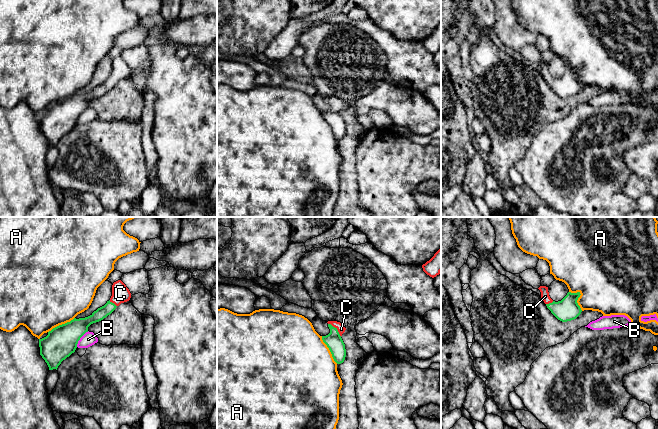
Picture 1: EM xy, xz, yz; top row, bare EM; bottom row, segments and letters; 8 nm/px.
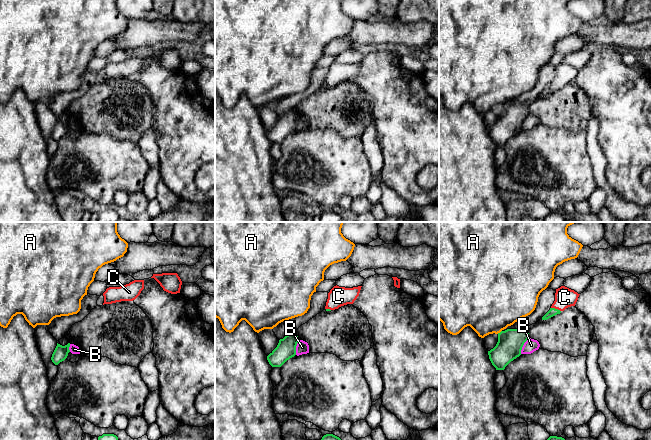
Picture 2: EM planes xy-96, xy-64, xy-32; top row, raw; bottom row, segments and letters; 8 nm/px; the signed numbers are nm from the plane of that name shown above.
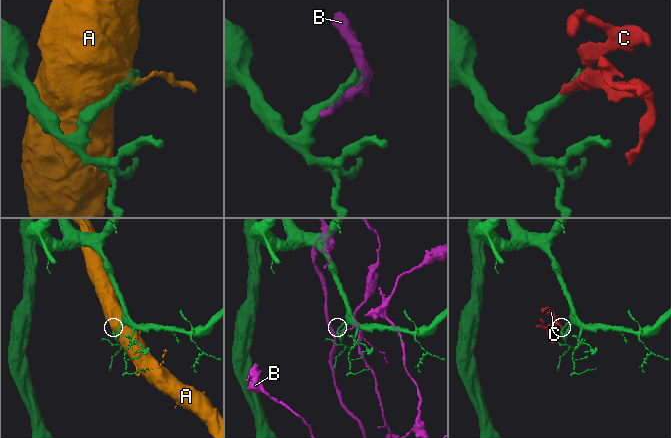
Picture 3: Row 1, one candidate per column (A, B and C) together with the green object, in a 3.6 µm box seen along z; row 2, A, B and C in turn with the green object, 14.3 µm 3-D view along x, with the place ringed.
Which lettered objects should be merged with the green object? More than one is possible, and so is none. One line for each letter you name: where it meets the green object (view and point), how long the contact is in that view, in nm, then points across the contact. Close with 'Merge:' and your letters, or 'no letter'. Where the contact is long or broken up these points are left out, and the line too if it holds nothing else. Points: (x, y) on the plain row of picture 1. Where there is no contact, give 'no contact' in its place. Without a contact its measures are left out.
C: meets green in xz at (336, 105); contact 150 nm long; runs through xz (333, 116), (336, 105), (341, 105)
Merge: C

